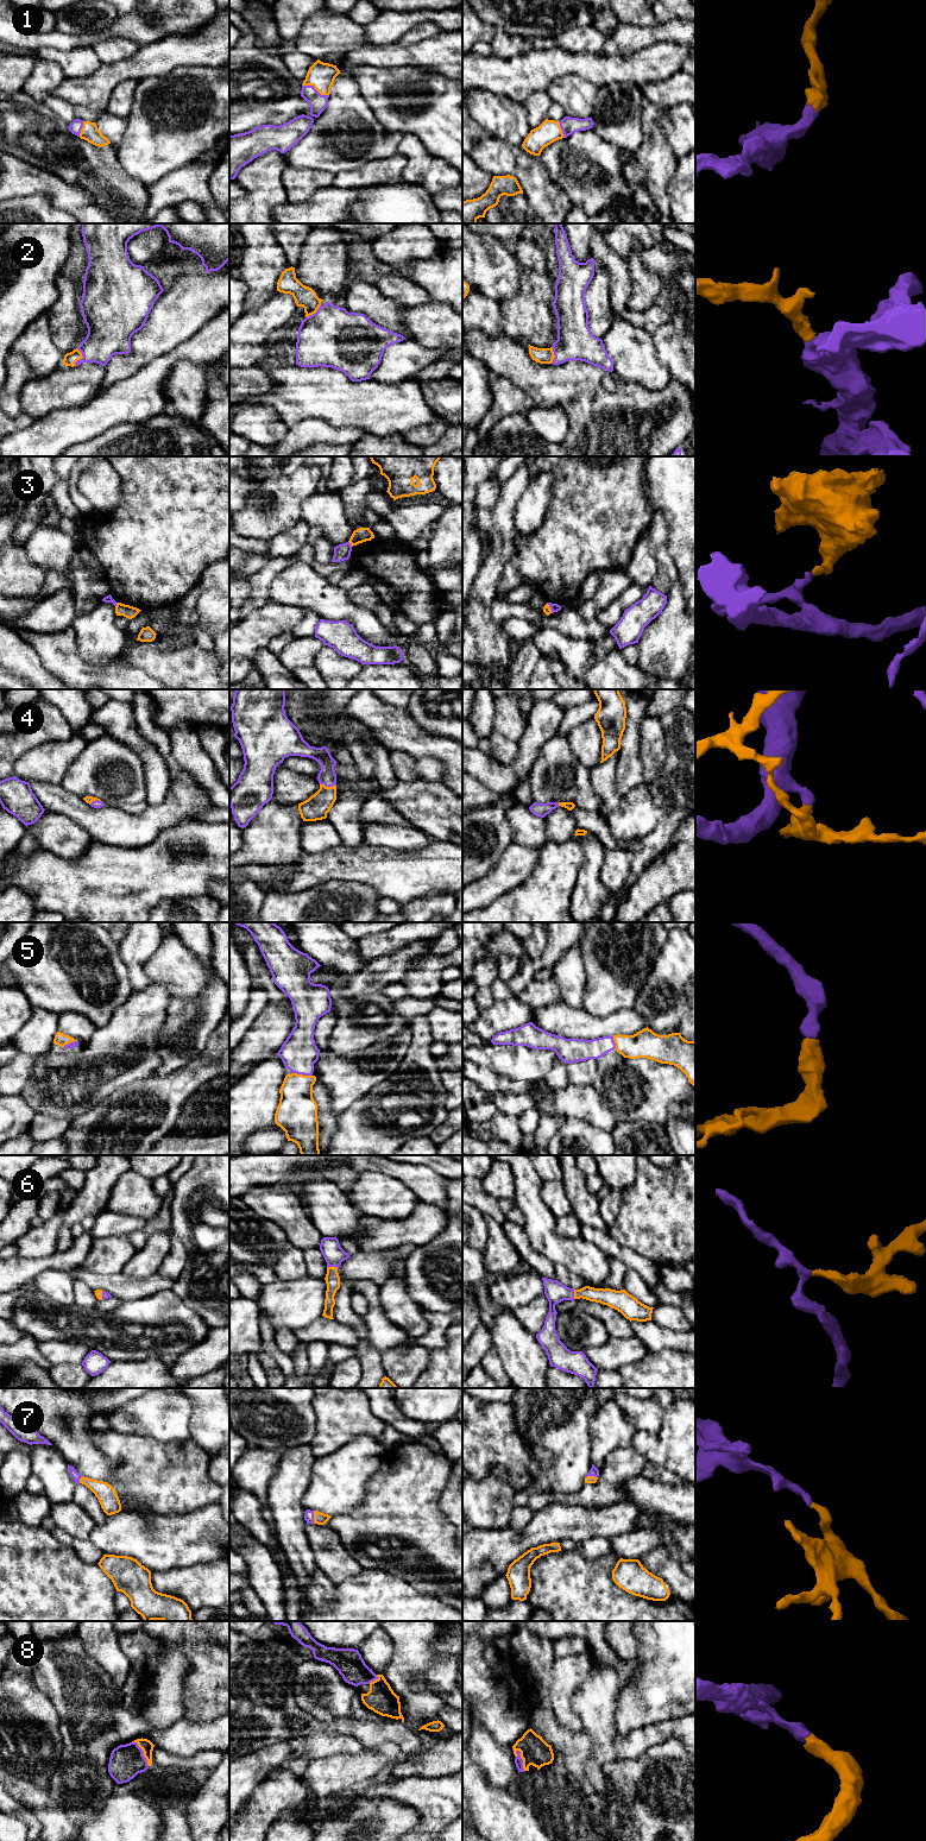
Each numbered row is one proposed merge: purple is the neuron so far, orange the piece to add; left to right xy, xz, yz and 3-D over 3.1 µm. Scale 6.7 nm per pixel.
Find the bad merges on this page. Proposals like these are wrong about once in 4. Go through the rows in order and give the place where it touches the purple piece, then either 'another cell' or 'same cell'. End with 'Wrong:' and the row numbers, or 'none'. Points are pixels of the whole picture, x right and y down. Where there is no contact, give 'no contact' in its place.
1: contact xz (314, 88); same cell
2: contact xy (82, 358); same cell
3: contact xz (350, 543); another cell
4: contact xz (328, 786); same cell
5: contact xz (302, 1073); same cell
6: contact xz (332, 1266); same cell
7: contact xz (313, 1517); same cell
8: contact yz (522, 1759); same cell
Wrong: 3

